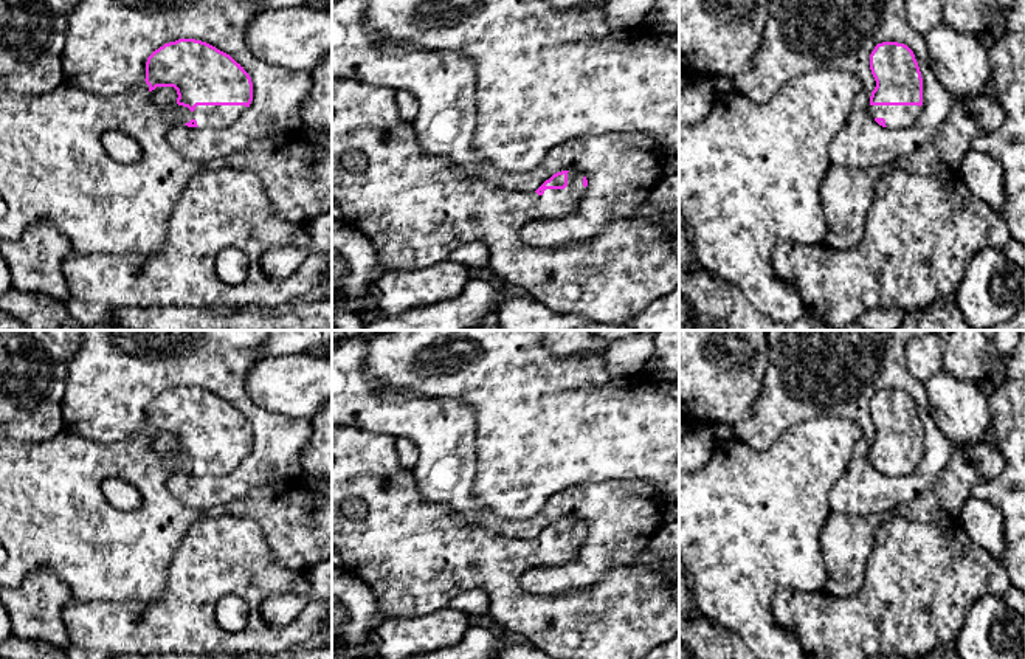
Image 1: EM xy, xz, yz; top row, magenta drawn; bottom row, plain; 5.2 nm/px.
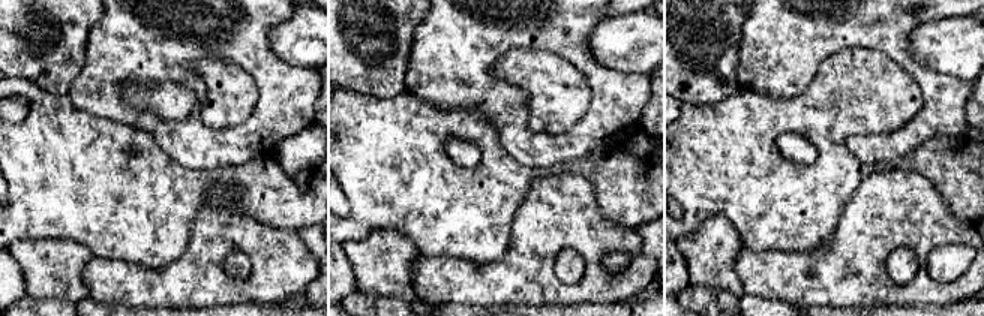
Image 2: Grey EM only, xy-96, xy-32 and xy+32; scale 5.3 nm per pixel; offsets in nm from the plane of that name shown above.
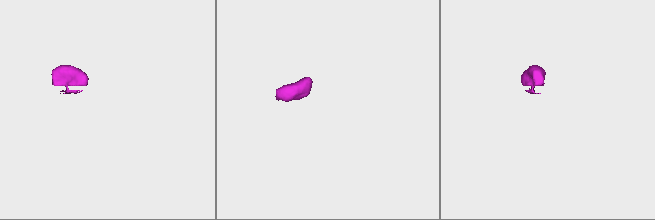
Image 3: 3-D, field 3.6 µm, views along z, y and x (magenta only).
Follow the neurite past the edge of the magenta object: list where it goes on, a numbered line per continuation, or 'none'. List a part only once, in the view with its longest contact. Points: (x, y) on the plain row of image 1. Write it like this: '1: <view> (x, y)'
1: xy (53, 514)

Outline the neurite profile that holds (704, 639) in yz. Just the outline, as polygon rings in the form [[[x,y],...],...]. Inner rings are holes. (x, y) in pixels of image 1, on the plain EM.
[[[706,616],[679,619],[679,642],[689,650],[690,659],[760,659],[740,636]]]

